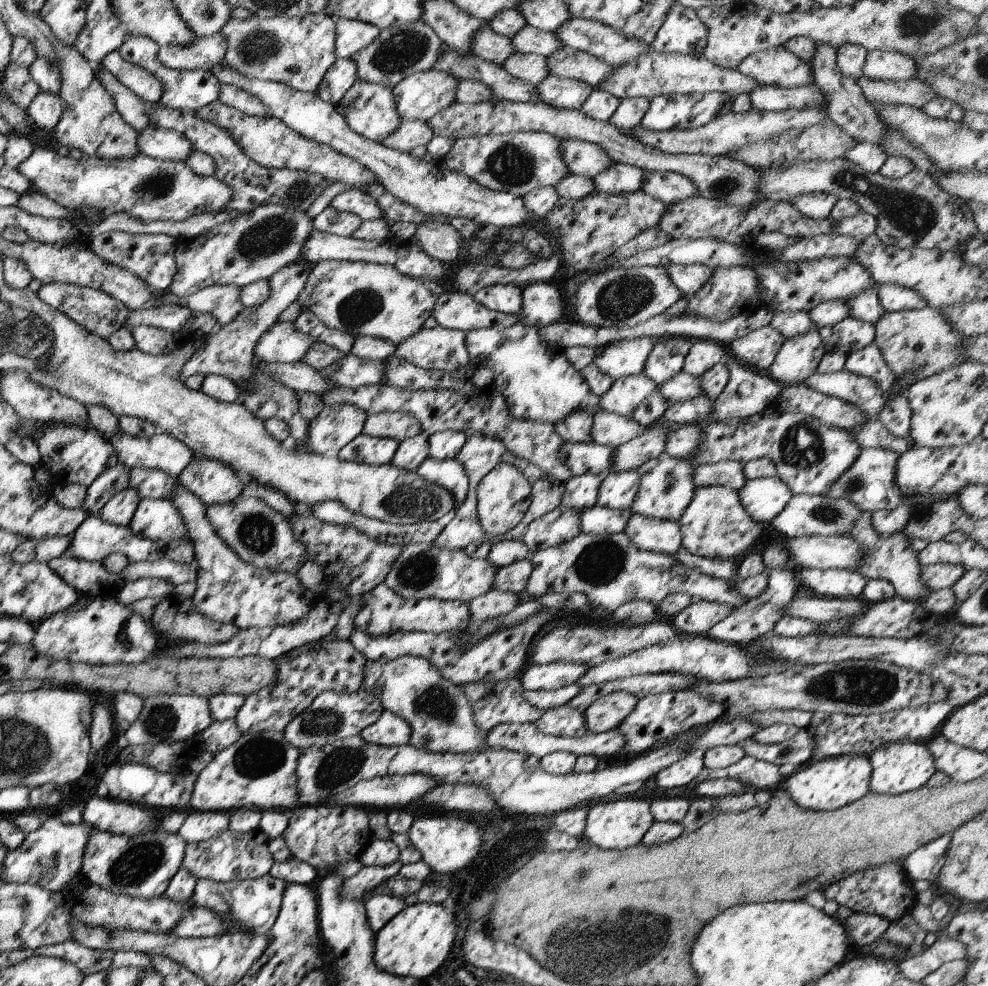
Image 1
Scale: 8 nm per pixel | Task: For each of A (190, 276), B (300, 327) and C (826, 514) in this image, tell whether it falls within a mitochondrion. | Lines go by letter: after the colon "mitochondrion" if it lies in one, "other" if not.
A: other
B: other
C: mitochondrion

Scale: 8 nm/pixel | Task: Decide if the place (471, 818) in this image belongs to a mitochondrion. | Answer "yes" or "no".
no

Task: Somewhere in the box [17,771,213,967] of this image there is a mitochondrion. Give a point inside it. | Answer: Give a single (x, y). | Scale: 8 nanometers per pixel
(138, 863)

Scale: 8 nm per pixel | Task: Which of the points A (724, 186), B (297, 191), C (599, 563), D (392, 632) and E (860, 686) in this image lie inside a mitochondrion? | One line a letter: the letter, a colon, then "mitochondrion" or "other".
A: mitochondrion
B: mitochondrion
C: mitochondrion
D: other
E: mitochondrion

